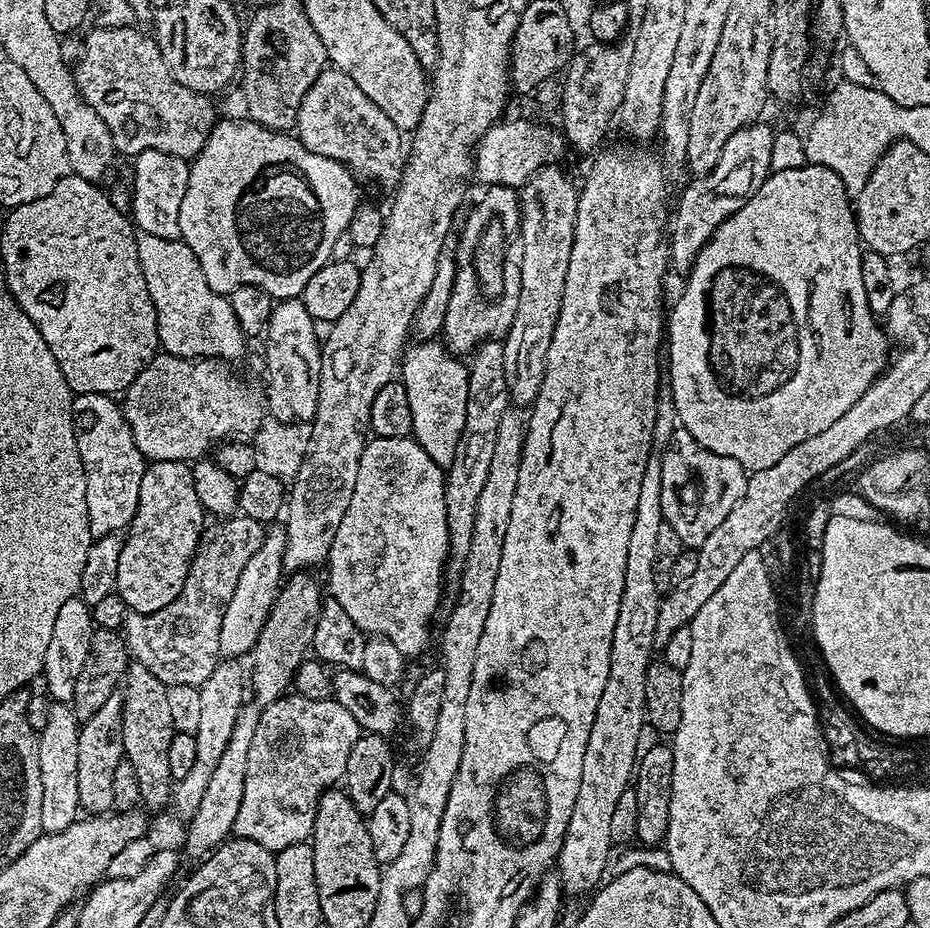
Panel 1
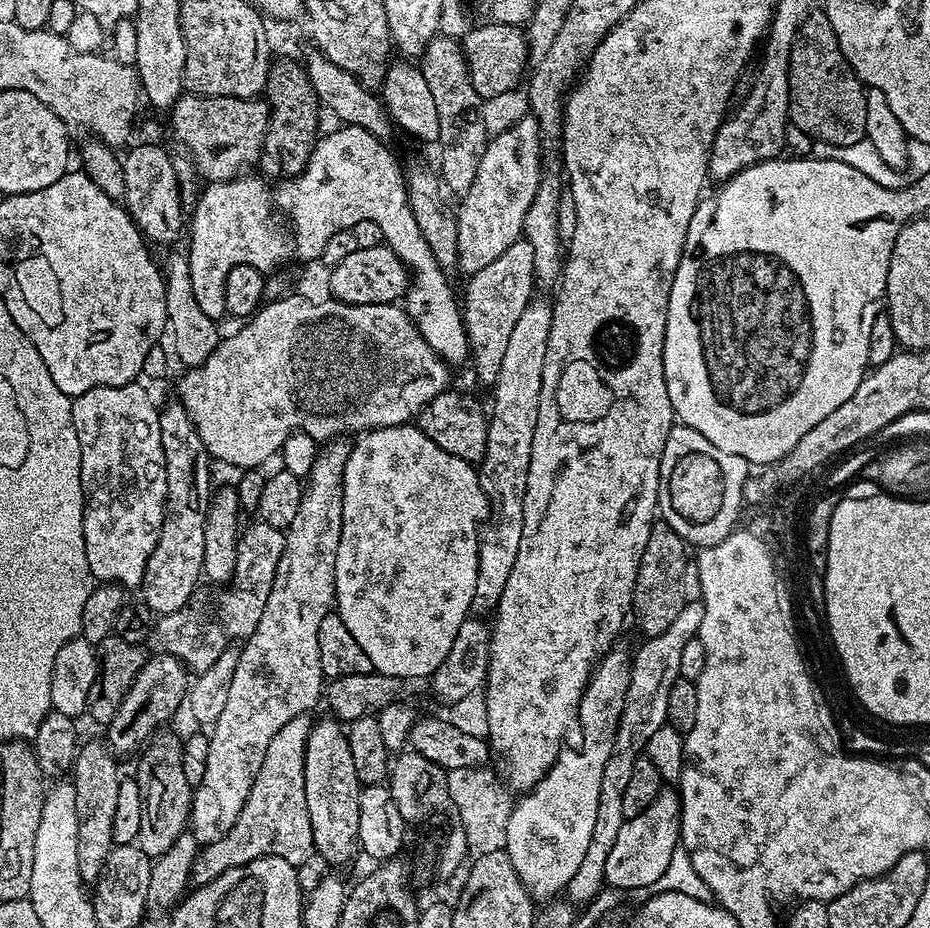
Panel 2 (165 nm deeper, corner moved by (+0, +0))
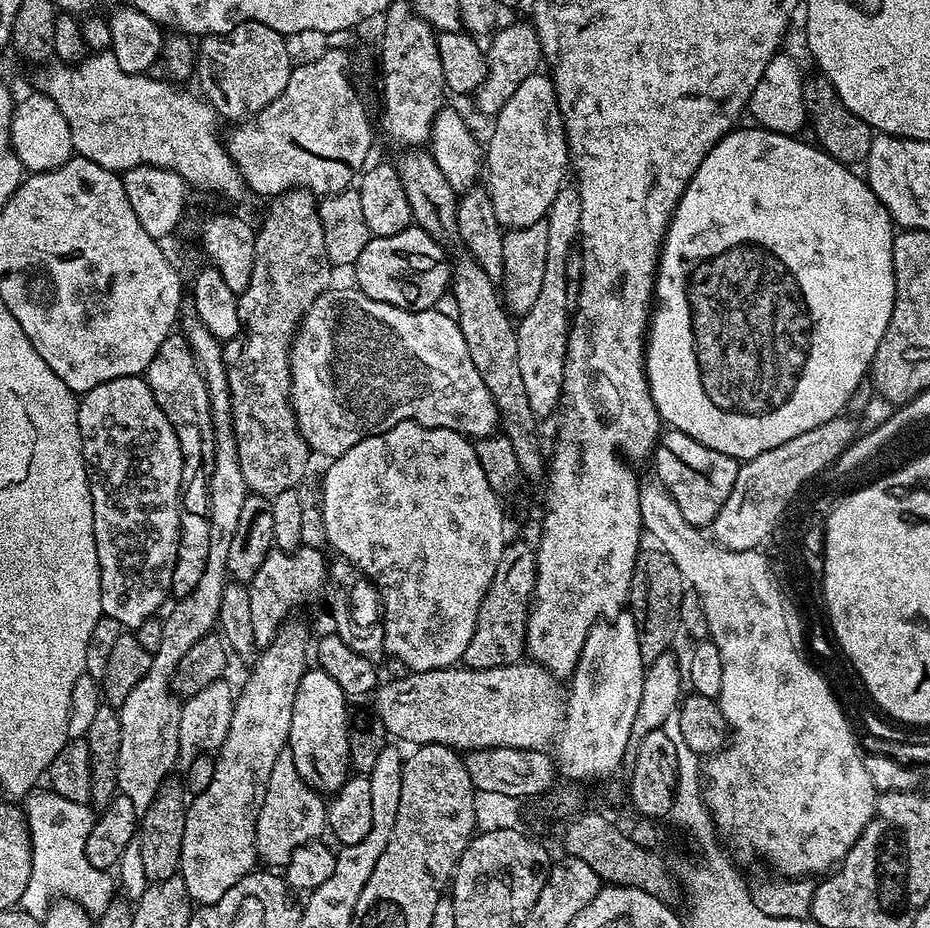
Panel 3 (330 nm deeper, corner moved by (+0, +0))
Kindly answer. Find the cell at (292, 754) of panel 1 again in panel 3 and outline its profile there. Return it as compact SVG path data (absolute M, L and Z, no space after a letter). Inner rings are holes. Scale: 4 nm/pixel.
M285 750L278 754L274 762L274 770L270 770L270 782L266 786L266 798L262 810L258 814L256 827L256 855L265 865L286 866L294 854L304 844L311 844L325 835L328 823L326 800L319 792L315 792L298 774L298 766L294 766L292 753Z

